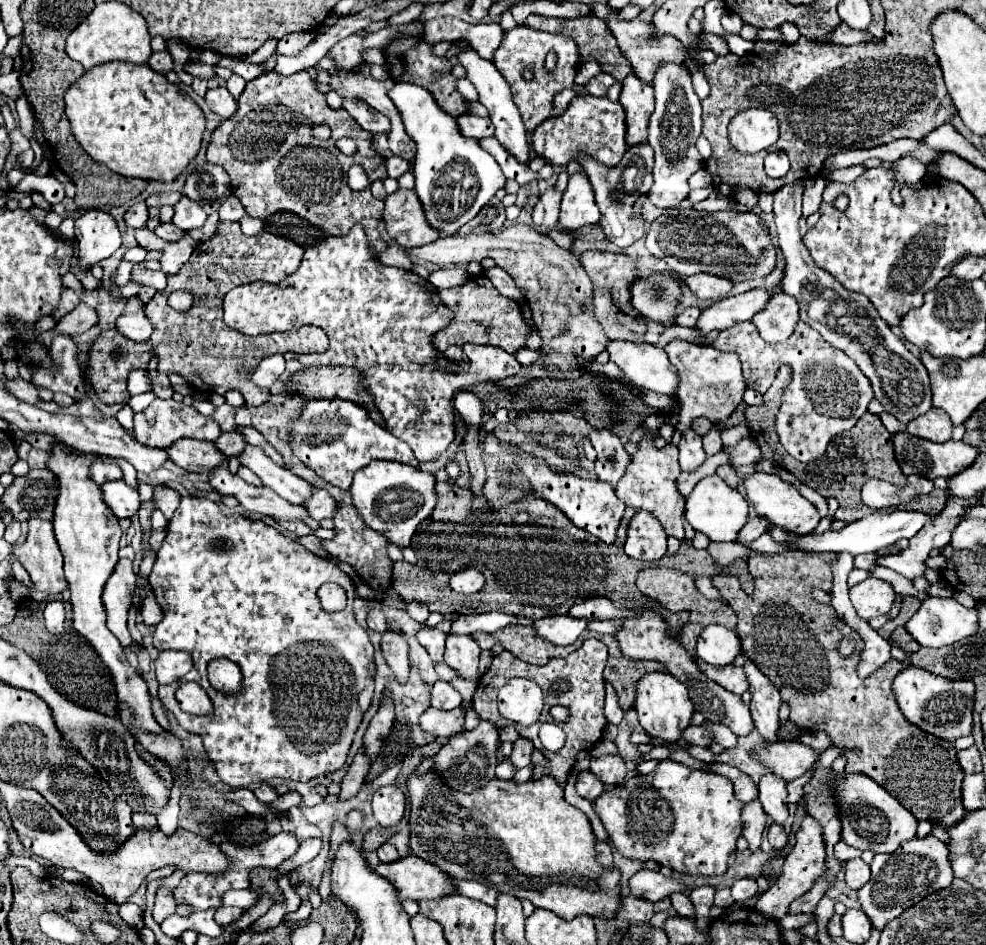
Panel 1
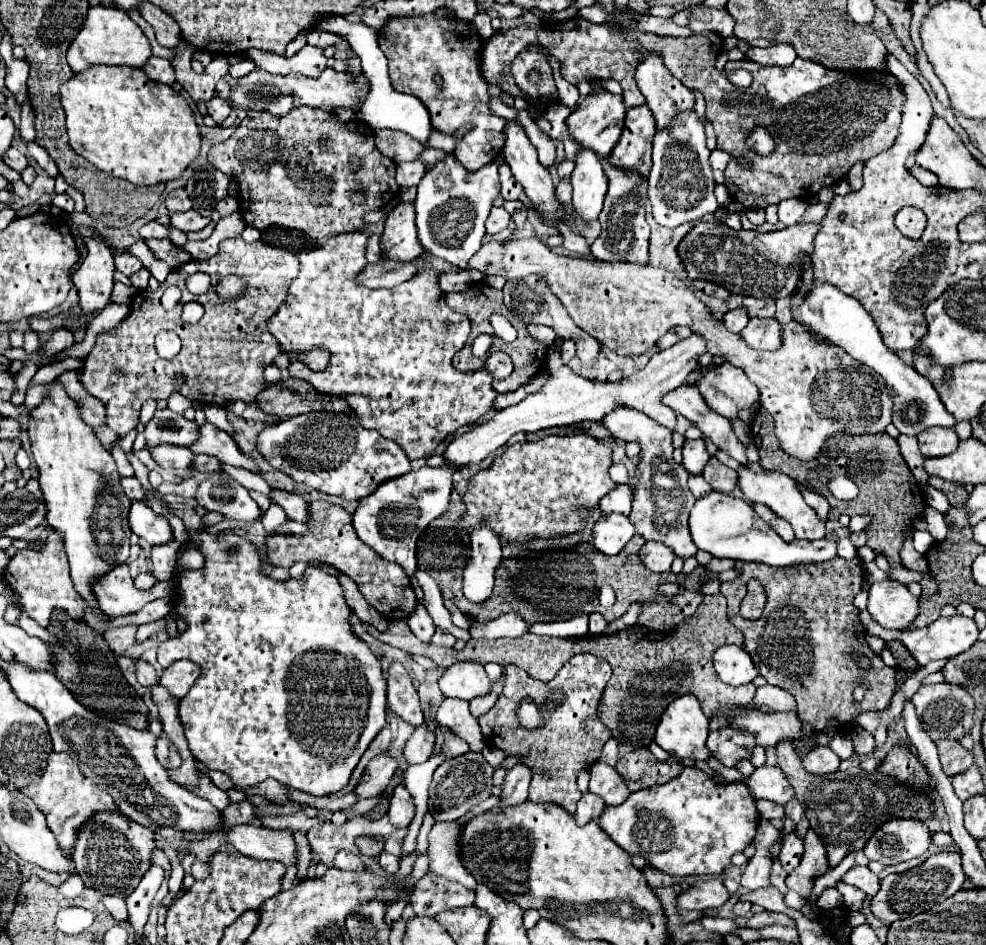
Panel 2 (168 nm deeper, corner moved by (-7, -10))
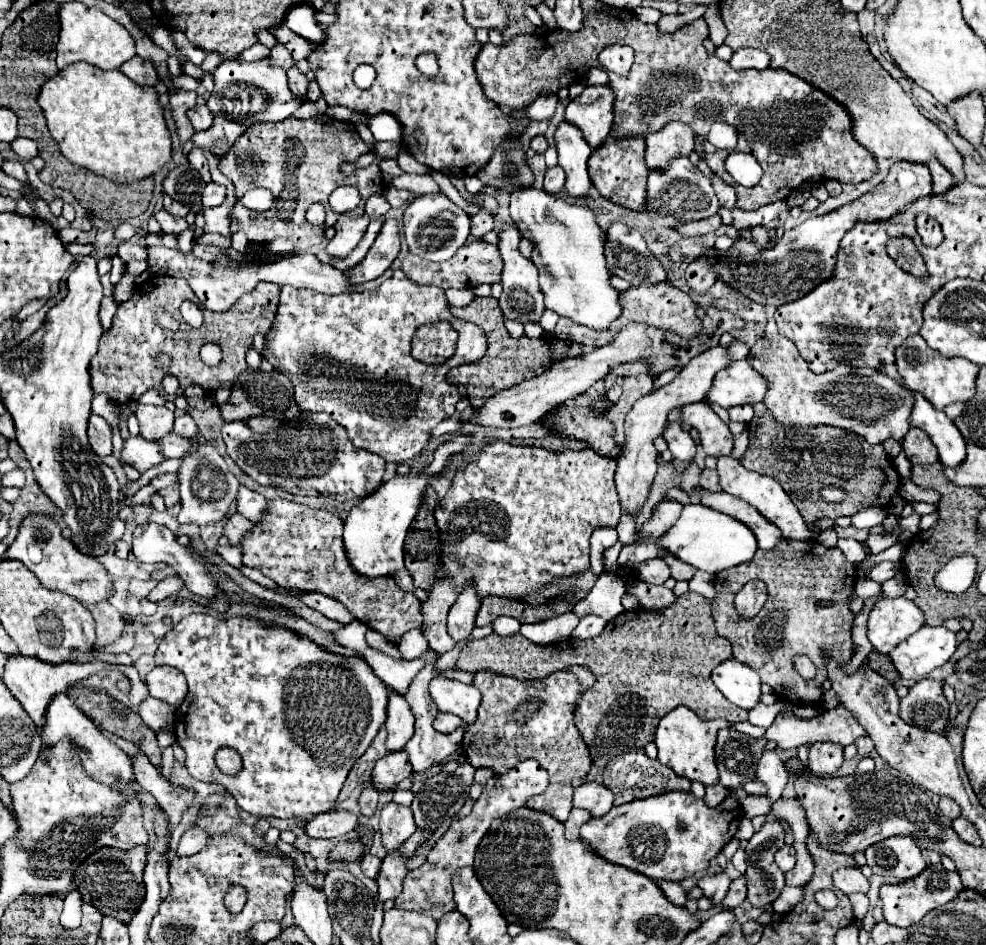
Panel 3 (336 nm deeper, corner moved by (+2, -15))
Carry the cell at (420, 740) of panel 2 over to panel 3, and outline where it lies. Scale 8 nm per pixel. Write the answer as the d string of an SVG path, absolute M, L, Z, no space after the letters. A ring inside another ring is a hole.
M405 750L391 752L381 760L377 760L371 772L371 782L379 792L393 792L395 786L409 774L411 774L411 764L407 760Z

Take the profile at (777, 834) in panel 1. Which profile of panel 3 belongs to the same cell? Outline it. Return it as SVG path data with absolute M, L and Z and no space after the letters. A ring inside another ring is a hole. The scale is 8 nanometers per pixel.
M783 846L783 848L779 848L779 850L775 852L775 862L777 862L777 866L779 866L783 872L791 870L791 868L795 866L795 848L793 848L793 846Z

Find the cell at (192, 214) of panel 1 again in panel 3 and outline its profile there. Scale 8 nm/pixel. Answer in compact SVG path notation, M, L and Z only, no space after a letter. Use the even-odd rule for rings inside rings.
M161 208L159 212L155 212L153 216L155 216L155 220L161 224L161 230L163 230L163 232L179 234L179 232L183 232L185 228L189 228L189 224L187 224L185 218L177 218L177 216L169 214L169 212L163 212L163 208Z

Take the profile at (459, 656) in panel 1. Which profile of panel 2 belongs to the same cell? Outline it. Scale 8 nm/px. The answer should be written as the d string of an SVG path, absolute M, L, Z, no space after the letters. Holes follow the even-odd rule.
M460 661L450 665L440 677L440 691L446 697L456 697L470 701L478 695L486 695L490 691L490 679L484 667L476 661Z

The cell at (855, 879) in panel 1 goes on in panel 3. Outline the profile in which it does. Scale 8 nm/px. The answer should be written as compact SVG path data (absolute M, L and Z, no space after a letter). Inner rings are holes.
M839 868L833 872L833 884L843 892L843 894L853 894L853 892L867 892L869 882L861 874L859 868Z

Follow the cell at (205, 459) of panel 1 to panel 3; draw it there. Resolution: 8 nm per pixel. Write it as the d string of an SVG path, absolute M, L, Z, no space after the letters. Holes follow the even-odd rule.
M129 436L123 442L119 462L127 464L127 466L131 466L139 472L145 472L151 466L157 466L159 462L163 462L163 456L159 454L157 444L151 444L149 440L143 440L143 436Z

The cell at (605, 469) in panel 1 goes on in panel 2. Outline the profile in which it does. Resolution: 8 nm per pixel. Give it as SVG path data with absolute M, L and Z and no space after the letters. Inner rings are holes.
M616 485L604 499L600 499L602 513L624 513L630 515L632 507L632 487L628 485Z

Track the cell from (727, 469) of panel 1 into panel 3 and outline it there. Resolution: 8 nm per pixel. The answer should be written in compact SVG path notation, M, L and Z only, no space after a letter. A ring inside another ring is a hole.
M703 470L701 472L701 482L699 482L701 488L709 490L709 492L721 492L721 486L719 486L719 476L717 476L717 470Z

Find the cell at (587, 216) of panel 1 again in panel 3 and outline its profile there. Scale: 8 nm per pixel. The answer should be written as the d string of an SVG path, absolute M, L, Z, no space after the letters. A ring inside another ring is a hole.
M565 120L555 130L555 146L559 152L559 166L567 174L565 190L569 196L579 198L587 194L591 188L591 180L587 174L587 160L591 156L589 144L583 140L583 134Z

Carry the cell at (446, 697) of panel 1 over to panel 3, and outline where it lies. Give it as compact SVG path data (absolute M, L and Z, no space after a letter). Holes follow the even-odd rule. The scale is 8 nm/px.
M445 712L437 714L437 718L435 718L435 722L433 722L433 728L435 728L437 732L441 732L441 734L451 734L451 732L455 732L459 726L461 726L459 716L445 714Z

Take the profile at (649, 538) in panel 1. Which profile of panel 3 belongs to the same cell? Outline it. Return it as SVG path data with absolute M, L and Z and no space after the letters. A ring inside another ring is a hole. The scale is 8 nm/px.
M647 560L639 566L635 566L635 574L639 580L647 584L663 584L671 576L671 568L667 566L665 560Z

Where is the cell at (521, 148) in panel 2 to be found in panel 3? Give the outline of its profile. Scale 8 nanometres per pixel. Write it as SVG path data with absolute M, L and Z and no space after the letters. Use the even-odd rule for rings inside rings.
M523 188L515 190L511 194L511 218L517 224L523 238L533 242L533 248L537 254L531 254L531 262L539 270L539 290L545 296L545 306L559 316L571 318L575 324L595 328L595 330L607 330L613 320L621 316L621 304L619 304L619 290L609 284L611 272L607 270L603 248L605 248L605 232L595 220L595 214L587 206L569 204L559 196L547 194L545 190L535 188Z

